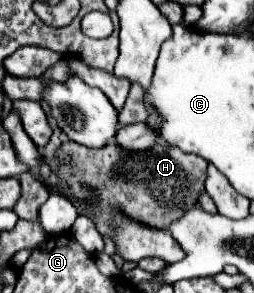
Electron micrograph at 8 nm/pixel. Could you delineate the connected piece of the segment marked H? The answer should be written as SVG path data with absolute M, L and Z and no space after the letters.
M64 142L58 150L58 160L62 168L62 182L50 172L46 162L42 162L42 176L50 184L58 186L64 194L78 196L88 202L92 214L96 216L98 232L102 236L112 236L108 218L112 210L120 210L126 216L150 224L152 228L168 228L168 224L184 214L184 210L194 204L204 190L206 166L208 162L194 154L184 154L180 148L156 142L144 152L124 152L116 144L104 148L86 148L76 142Z

